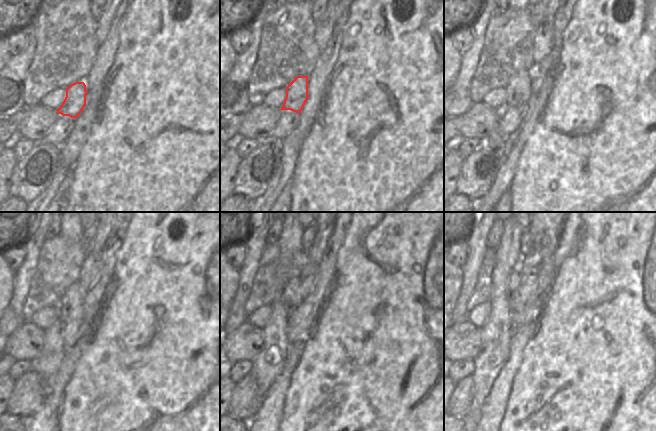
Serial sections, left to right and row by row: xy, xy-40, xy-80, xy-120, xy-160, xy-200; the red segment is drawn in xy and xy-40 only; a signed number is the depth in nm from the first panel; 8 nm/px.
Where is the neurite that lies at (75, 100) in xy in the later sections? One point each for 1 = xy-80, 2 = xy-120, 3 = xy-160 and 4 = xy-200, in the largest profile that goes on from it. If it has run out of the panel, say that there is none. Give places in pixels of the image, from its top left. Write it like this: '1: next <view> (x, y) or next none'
1: next xy-80 (518, 89)
2: next xy-120 (71, 302)
3: next xy-160 (293, 294)
4: next xy-200 (513, 282)

